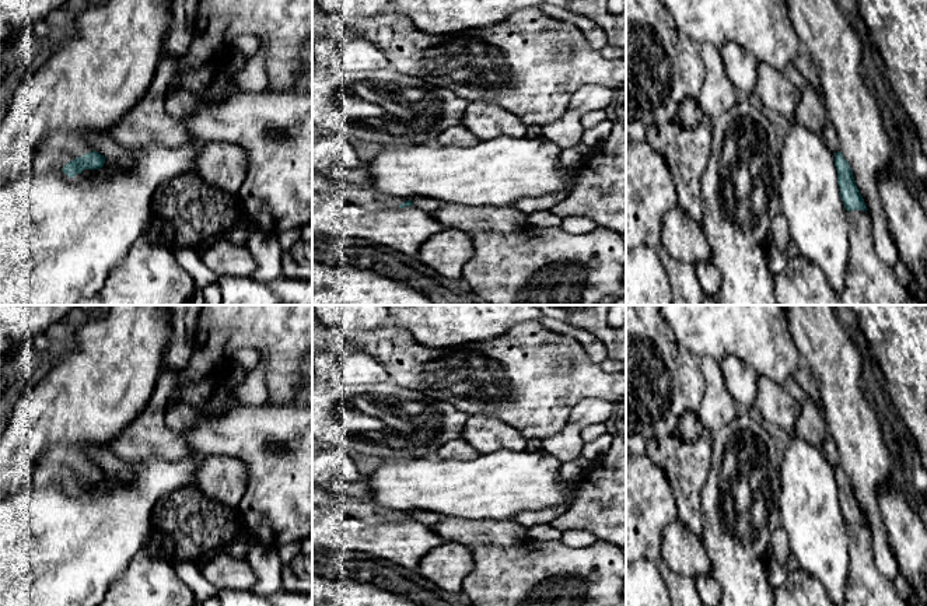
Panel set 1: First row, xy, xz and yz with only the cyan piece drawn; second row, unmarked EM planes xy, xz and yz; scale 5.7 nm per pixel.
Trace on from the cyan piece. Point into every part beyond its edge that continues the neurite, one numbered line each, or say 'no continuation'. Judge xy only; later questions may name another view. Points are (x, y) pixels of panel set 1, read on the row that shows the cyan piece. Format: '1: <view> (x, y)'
1: xy (62, 146)

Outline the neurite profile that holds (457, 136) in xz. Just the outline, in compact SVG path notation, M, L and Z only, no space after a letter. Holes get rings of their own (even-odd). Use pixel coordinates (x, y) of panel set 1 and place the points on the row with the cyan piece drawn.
M462 125L437 130L433 136L435 143L444 147L471 147L479 143L479 139Z

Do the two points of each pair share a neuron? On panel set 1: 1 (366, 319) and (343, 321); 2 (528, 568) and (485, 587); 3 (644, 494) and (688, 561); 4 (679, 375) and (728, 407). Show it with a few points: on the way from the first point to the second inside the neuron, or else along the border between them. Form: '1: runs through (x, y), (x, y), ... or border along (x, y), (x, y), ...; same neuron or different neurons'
1: runs through (360, 319), (349, 319); same neuron
2: runs through (517, 580), (513, 584), (496, 585); same neuron
3: border along (678, 518), (668, 522), (663, 529), (661, 557); different neurons
4: border along (699, 358), (703, 399), (695, 412); different neurons

